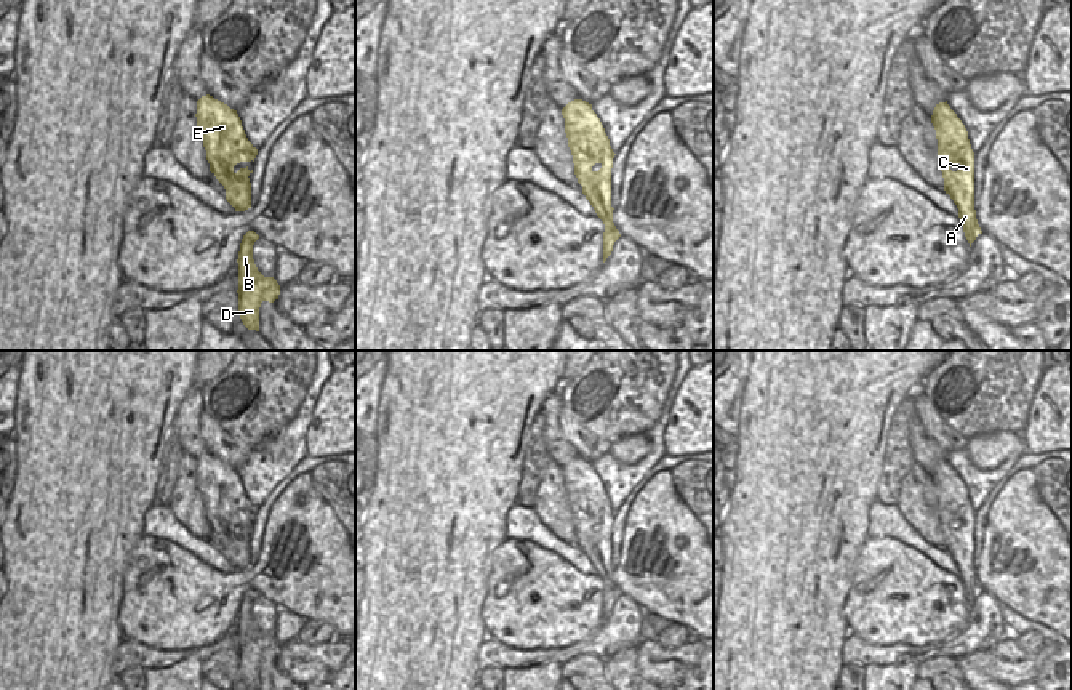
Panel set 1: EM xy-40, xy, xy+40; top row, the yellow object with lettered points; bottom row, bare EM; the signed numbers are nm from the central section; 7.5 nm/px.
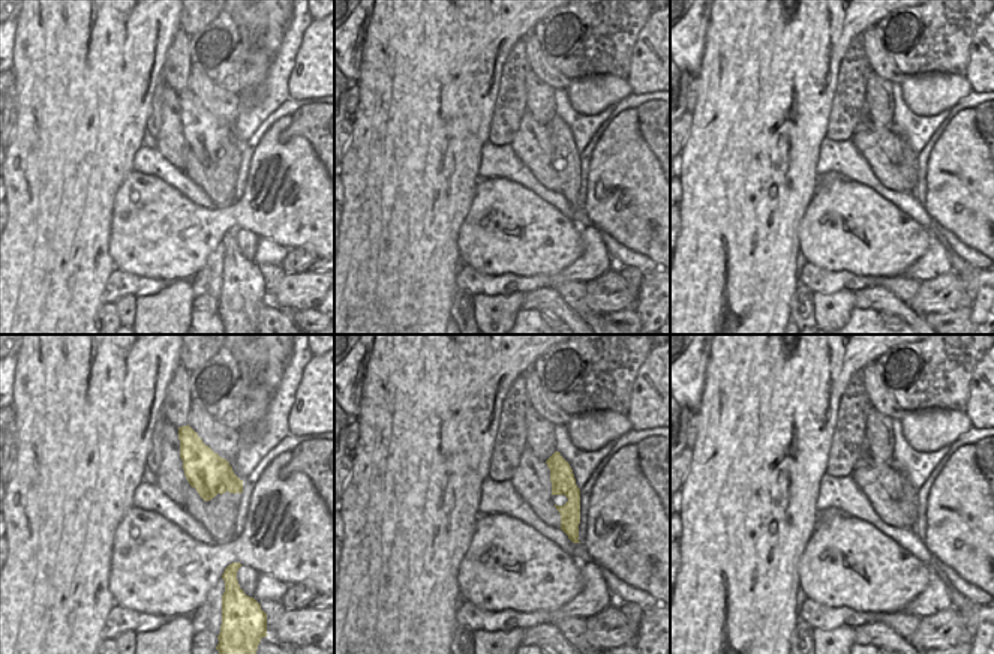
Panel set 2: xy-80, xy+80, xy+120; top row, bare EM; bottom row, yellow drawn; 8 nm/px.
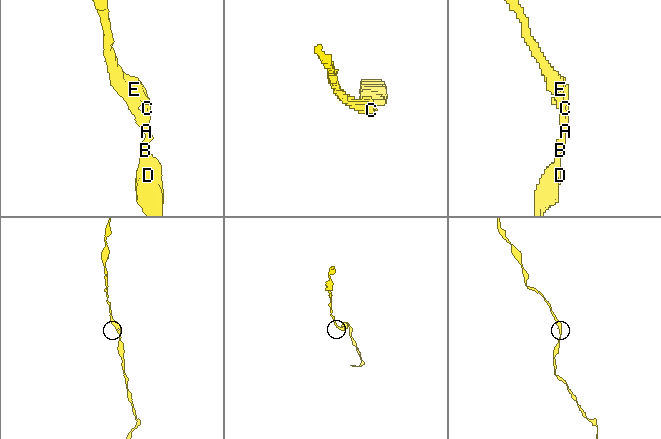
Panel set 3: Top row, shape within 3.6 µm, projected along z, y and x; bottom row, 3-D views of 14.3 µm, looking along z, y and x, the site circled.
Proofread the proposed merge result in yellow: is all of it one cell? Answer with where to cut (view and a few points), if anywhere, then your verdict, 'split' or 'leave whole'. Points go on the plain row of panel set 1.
no cut | leave whole

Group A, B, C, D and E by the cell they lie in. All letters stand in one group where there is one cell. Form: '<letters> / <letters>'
A B C D E

